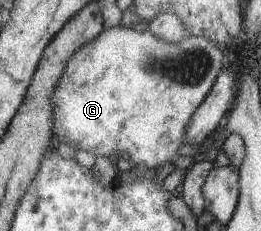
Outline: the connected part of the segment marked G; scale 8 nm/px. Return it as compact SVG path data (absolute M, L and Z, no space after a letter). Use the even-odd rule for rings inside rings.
M119 25L114 28L104 29L95 39L92 39L88 44L83 45L79 51L76 51L72 59L64 67L60 80L56 85L56 90L52 95L55 136L59 138L59 141L70 142L76 150L90 151L95 157L105 156L111 159L119 155L119 153L128 153L130 156L129 163L133 167L143 170L156 170L161 176L166 172L170 173L173 171L173 161L177 157L181 157L177 151L181 149L181 145L184 145L184 136L188 131L192 117L200 109L200 105L205 99L208 98L214 83L227 66L226 58L222 46L201 36L186 35L179 43L175 43L155 35L149 27L144 31L137 31L131 27L121 27Z

